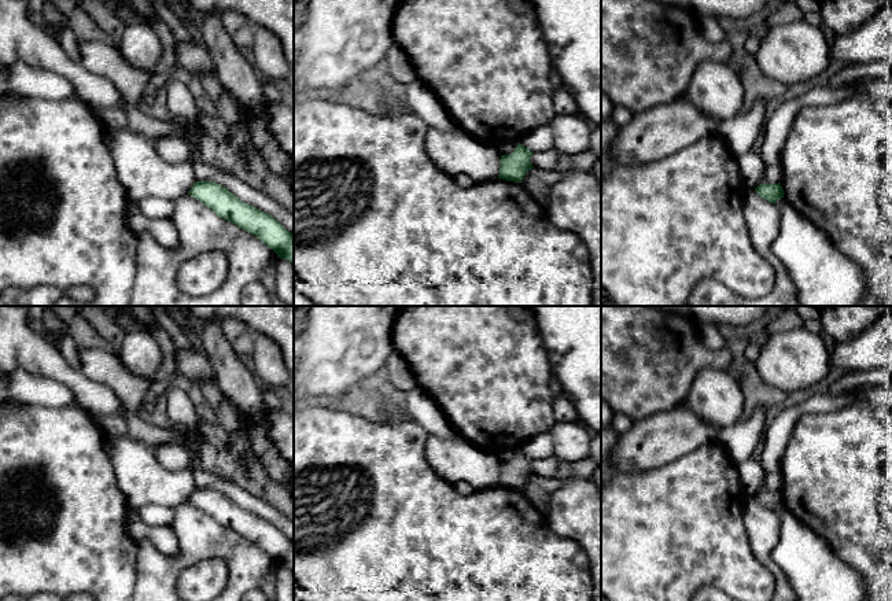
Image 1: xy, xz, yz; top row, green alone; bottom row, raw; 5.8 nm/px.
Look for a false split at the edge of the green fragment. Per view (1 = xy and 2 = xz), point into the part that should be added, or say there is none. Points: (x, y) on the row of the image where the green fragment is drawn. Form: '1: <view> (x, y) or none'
1: none
2: none

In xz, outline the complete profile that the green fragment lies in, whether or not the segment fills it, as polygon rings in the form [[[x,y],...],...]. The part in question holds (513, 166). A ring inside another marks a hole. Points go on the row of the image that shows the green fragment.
[[[517,143],[512,154],[501,155],[498,178],[521,182],[526,173],[534,167],[530,162],[532,154],[532,151]]]

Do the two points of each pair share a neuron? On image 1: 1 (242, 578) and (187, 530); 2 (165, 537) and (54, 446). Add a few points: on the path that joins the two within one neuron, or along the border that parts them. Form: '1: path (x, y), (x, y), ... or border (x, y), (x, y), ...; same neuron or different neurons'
1: path (235, 561), (214, 541), (203, 538); same neuron
2: border (129, 509), (126, 530), (137, 541); different neurons

